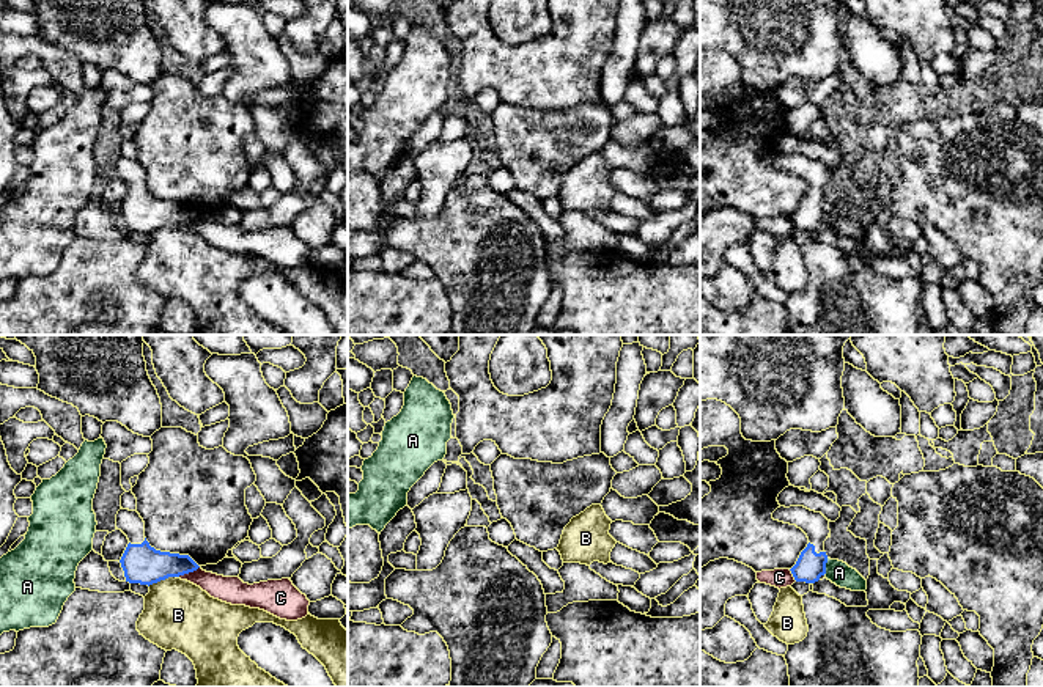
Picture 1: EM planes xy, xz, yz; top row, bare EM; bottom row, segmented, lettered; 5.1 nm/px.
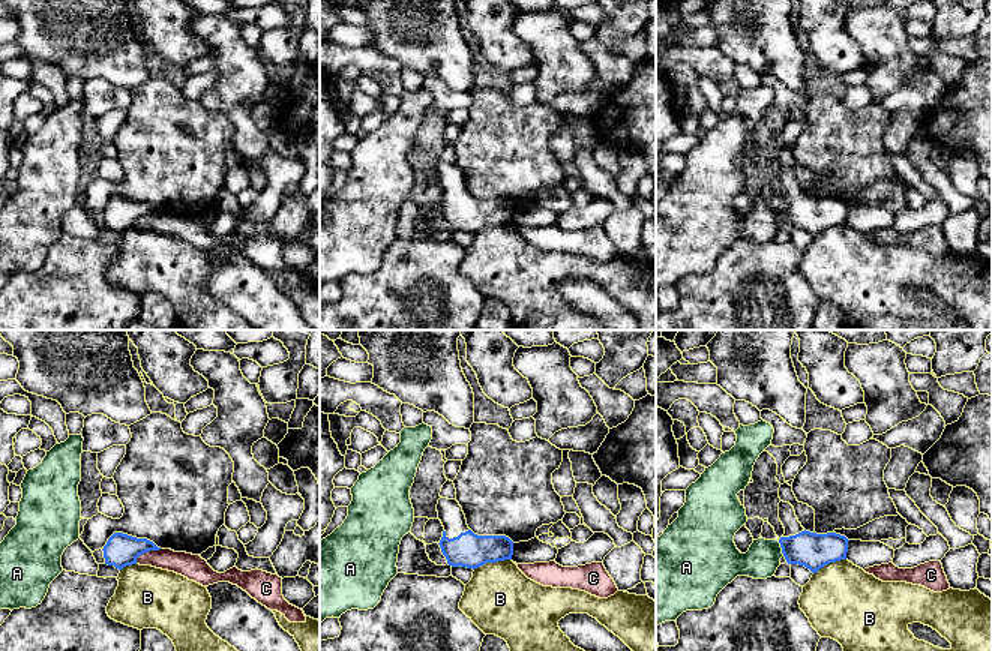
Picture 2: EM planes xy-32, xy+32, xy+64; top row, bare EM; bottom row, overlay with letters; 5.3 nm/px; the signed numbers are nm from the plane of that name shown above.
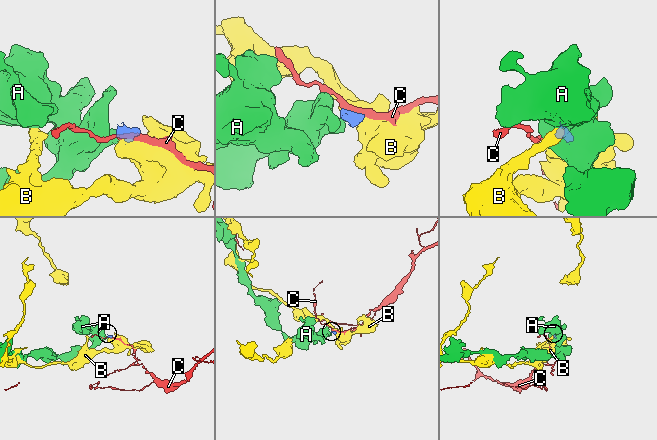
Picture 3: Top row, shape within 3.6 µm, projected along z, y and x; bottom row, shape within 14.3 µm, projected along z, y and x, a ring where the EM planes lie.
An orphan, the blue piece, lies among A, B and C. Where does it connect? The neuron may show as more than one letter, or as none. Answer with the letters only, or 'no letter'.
no letter

